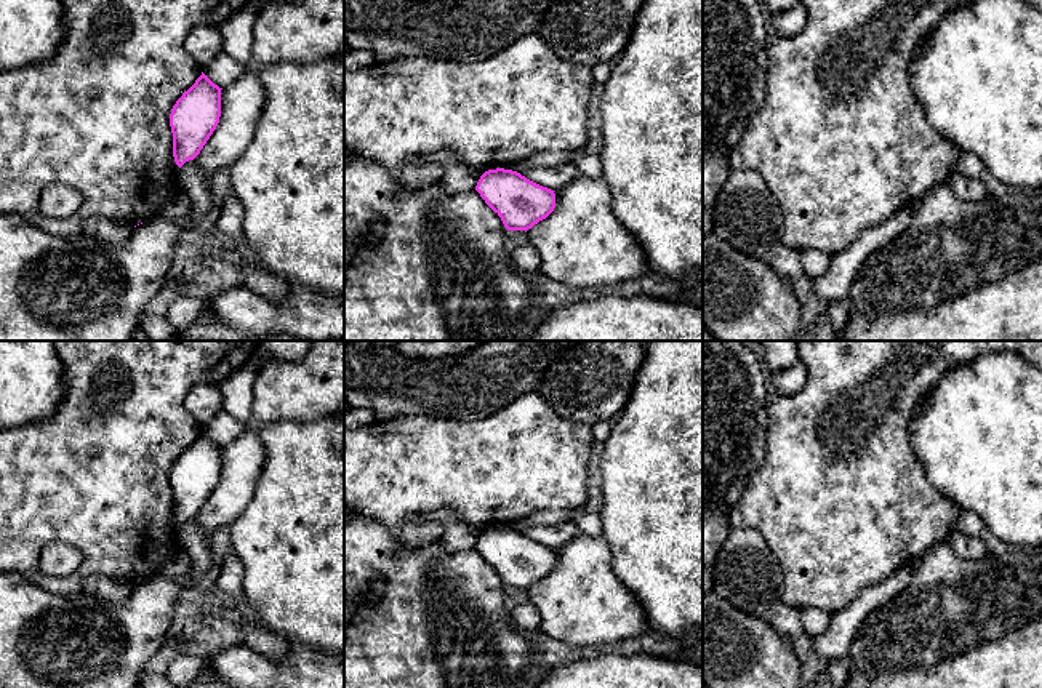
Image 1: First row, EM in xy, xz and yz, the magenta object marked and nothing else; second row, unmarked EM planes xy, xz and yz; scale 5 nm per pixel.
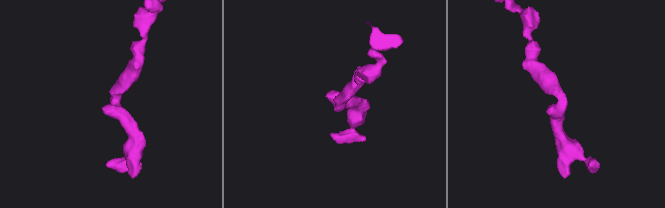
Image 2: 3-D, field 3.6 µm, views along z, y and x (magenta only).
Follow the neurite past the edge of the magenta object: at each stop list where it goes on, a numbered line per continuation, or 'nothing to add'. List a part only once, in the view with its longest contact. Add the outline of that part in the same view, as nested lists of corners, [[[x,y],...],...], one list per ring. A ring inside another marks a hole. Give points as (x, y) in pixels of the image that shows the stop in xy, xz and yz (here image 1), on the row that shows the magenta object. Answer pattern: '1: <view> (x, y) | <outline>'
1: xz (456, 176) | [[[439,149],[419,157],[419,163],[439,163],[443,166],[442,186],[448,192],[475,189],[483,171],[464,165],[451,149]]]

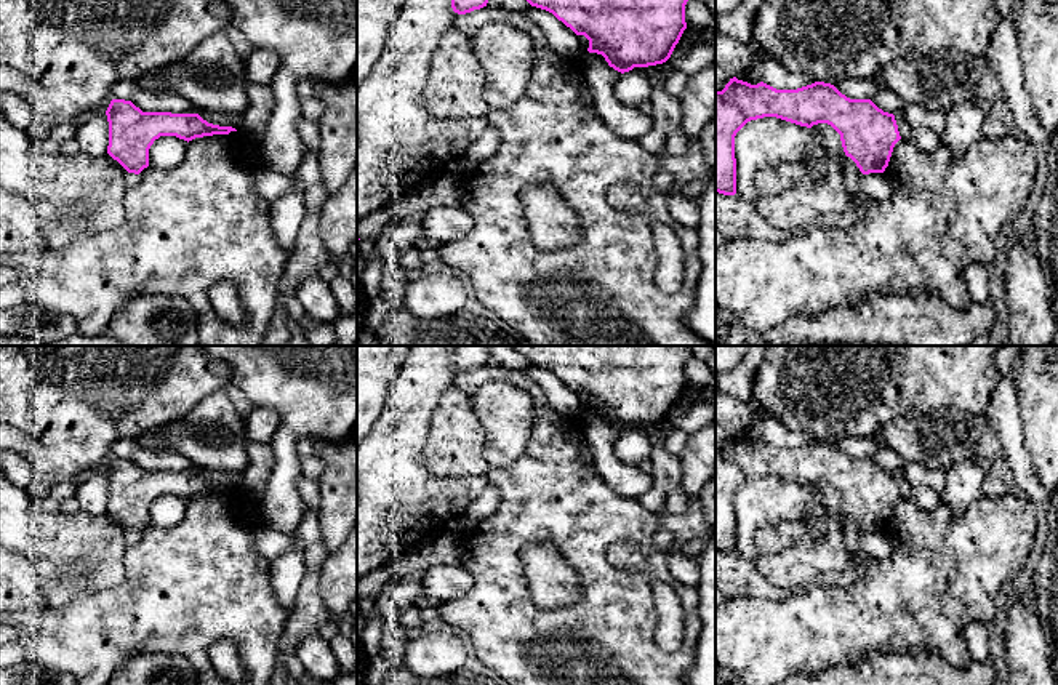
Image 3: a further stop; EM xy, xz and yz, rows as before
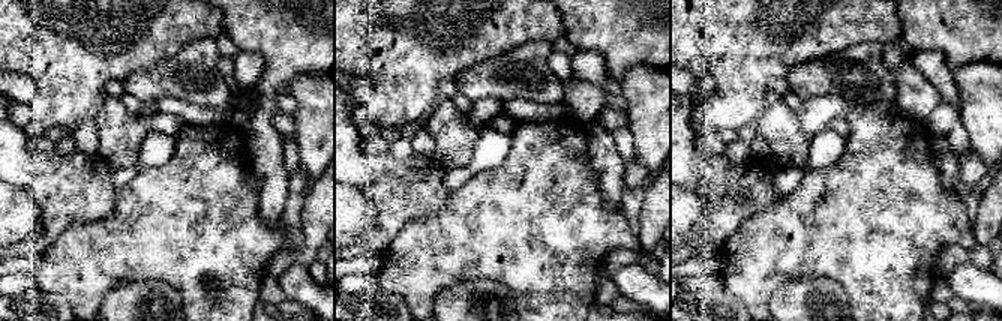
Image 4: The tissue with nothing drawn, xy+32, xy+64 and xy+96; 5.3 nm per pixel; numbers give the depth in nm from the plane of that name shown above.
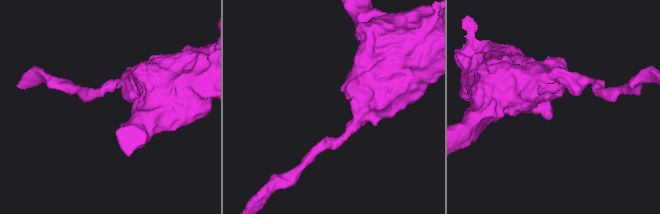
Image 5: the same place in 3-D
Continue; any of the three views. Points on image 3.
1: xy (167, 152) | [[[160,136],[149,149],[149,166],[170,170],[178,166],[186,155],[187,141],[176,136]]]

